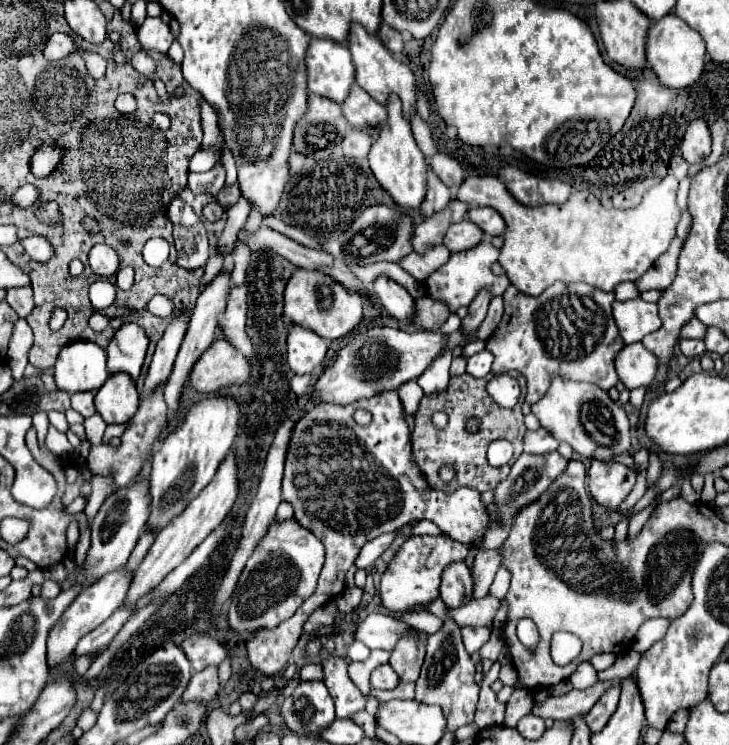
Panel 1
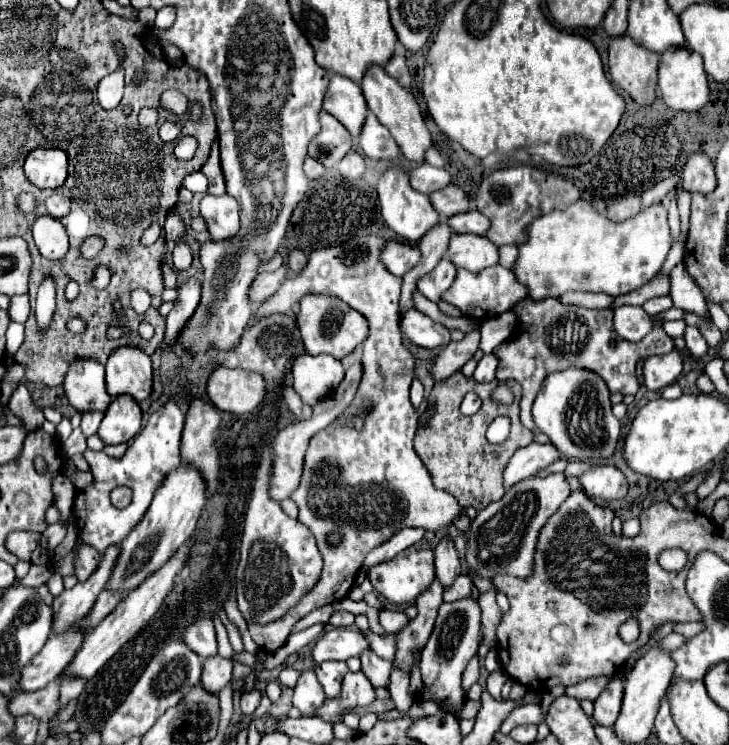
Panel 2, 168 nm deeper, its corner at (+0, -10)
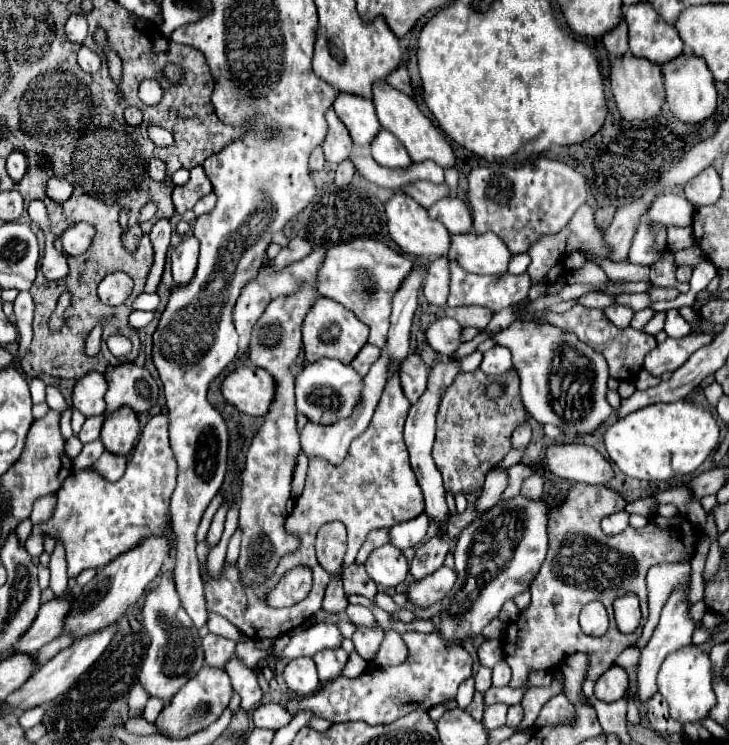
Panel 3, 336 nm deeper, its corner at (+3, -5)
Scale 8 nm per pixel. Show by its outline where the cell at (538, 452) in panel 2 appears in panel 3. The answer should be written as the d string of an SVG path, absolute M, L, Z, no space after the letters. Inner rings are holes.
M493 467L485 479L483 491L479 495L479 499L475 501L475 511L477 515L487 513L491 507L495 507L495 503L501 501L501 495L507 487L507 471L505 469L497 469Z

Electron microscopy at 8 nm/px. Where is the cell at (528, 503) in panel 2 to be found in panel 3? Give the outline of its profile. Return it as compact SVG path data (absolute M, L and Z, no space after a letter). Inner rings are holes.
M517 495L515 499L497 503L491 511L477 517L459 537L457 549L455 549L455 571L457 581L453 589L443 597L441 601L441 637L455 643L465 643L469 633L477 637L483 627L497 617L503 603L517 597L519 593L527 591L535 575L539 573L539 567L547 555L547 503L545 501L529 501L523 495Z

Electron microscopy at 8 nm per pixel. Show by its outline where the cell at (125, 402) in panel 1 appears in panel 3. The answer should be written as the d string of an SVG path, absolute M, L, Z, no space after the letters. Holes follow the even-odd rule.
M121 407L115 413L105 415L101 429L101 441L109 453L129 455L137 443L141 429L137 415L129 407Z

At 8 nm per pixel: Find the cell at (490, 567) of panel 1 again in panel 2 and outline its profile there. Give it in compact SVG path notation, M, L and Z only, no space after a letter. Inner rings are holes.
M468 574L458 576L456 582L452 584L452 588L448 588L446 592L443 592L443 601L453 602L460 600L462 596L480 596L480 590L474 586L474 582Z

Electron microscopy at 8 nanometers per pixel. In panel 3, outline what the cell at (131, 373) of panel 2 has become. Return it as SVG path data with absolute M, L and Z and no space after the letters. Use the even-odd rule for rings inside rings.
M125 363L105 371L109 383L107 389L107 413L119 407L131 407L137 415L151 411L159 401L159 387L151 373L135 363Z

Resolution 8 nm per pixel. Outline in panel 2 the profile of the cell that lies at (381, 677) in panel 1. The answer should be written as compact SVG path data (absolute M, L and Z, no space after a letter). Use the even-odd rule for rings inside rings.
M372 650L364 652L360 656L362 660L362 672L366 678L372 682L374 688L388 688L390 686L390 672L392 672L392 662L378 658Z

